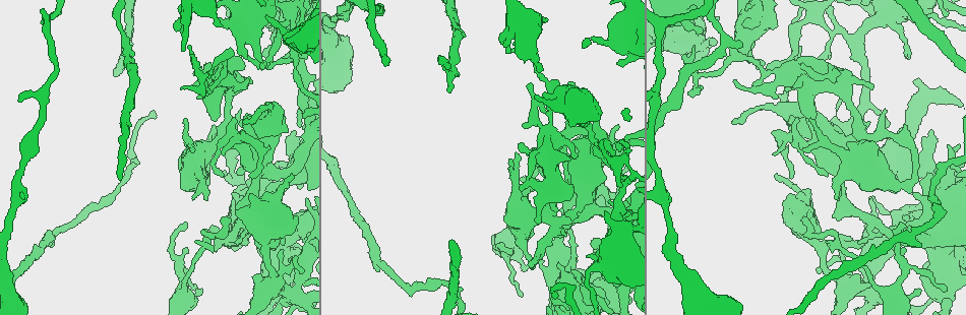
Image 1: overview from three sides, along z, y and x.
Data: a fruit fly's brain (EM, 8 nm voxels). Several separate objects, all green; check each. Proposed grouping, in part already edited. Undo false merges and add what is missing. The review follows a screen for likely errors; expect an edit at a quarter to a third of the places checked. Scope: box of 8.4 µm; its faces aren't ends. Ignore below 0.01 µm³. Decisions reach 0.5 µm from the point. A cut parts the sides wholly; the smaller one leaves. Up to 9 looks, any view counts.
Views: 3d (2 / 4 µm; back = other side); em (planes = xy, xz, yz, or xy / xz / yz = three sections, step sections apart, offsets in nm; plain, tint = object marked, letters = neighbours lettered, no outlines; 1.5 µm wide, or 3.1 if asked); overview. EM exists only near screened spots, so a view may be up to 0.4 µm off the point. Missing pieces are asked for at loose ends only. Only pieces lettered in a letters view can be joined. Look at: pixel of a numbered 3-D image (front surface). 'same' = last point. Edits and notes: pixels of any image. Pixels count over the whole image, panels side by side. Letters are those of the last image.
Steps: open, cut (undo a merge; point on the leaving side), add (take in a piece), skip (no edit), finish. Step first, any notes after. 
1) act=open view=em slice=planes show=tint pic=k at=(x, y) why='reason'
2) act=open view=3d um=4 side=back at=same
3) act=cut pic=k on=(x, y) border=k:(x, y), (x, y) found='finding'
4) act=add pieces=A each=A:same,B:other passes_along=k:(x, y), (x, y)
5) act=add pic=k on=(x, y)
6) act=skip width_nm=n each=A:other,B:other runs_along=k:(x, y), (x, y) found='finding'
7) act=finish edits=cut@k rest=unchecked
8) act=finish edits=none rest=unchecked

act=open view=3d um=2 side=back pic=1 at=(827, 175) why='tapers out'

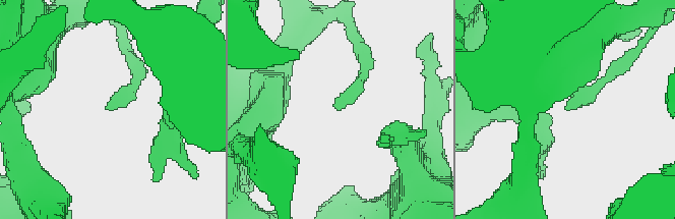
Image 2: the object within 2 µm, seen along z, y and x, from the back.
act=open view=em slice=xy step=4 show=letters pic=2 at=(109, 108) why='now the EM'

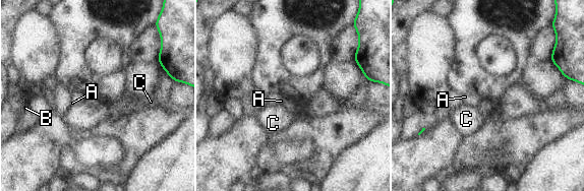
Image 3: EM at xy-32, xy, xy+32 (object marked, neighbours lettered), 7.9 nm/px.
act=open view=em slice=planes show=letters at=same

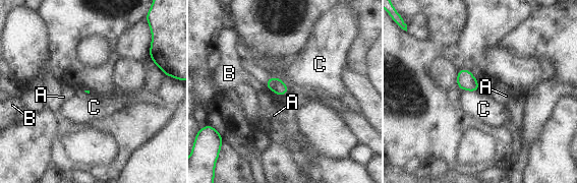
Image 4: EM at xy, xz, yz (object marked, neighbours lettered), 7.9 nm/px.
act=skip each=A:other,B:other,C:other border=4:(265, 83), (279, 77), (288, 88) found='none of them fits'

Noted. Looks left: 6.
act=open view=3d um=2 pic=1 at=(512, 253) why='an open end'

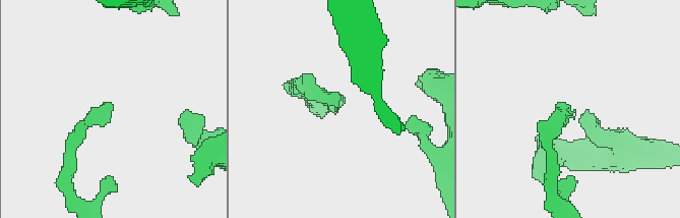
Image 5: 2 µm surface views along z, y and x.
act=open view=em slice=planes show=letters pic=5 at=(108, 113)

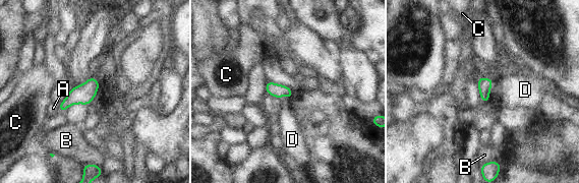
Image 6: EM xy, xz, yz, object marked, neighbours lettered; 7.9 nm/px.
act=add pieces=D each=A:other,B:other,C:other,D:same passes_along=6:(484, 83), (488, 92), (520, 90) found='it goes on there'

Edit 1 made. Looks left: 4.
act=open view=overview

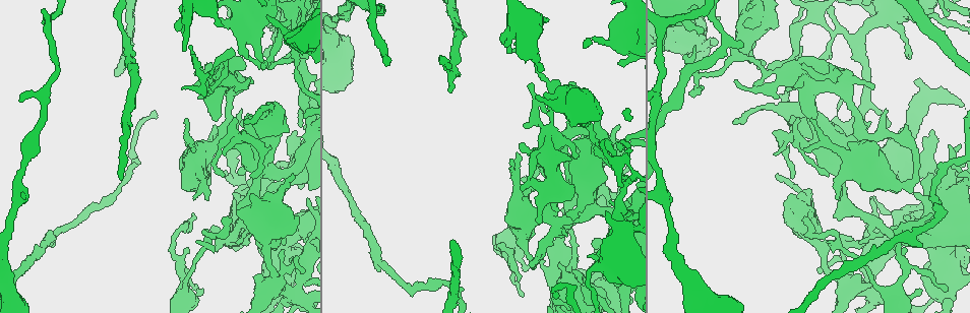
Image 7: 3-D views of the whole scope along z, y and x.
act=open view=3d um=4 side=back pic=7 at=(183, 87) why='an open end'

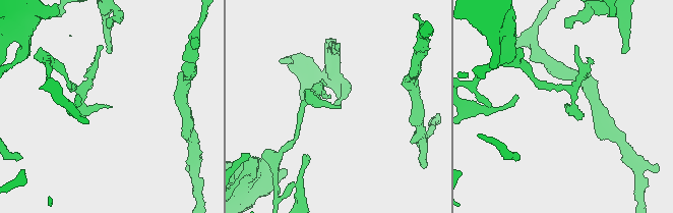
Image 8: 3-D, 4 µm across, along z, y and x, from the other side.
act=open view=em slice=planes show=letters pic=8 at=(111, 106) why='need the tissue'

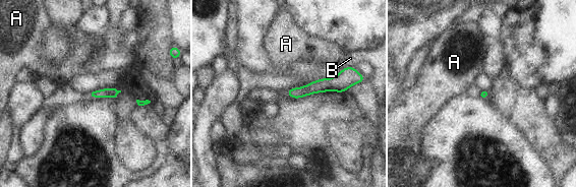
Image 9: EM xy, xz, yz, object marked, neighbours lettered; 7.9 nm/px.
act=skip each=A:other,B:other found='none of them fits'

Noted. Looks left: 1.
act=finish edits=add@6 rest=unchecked

